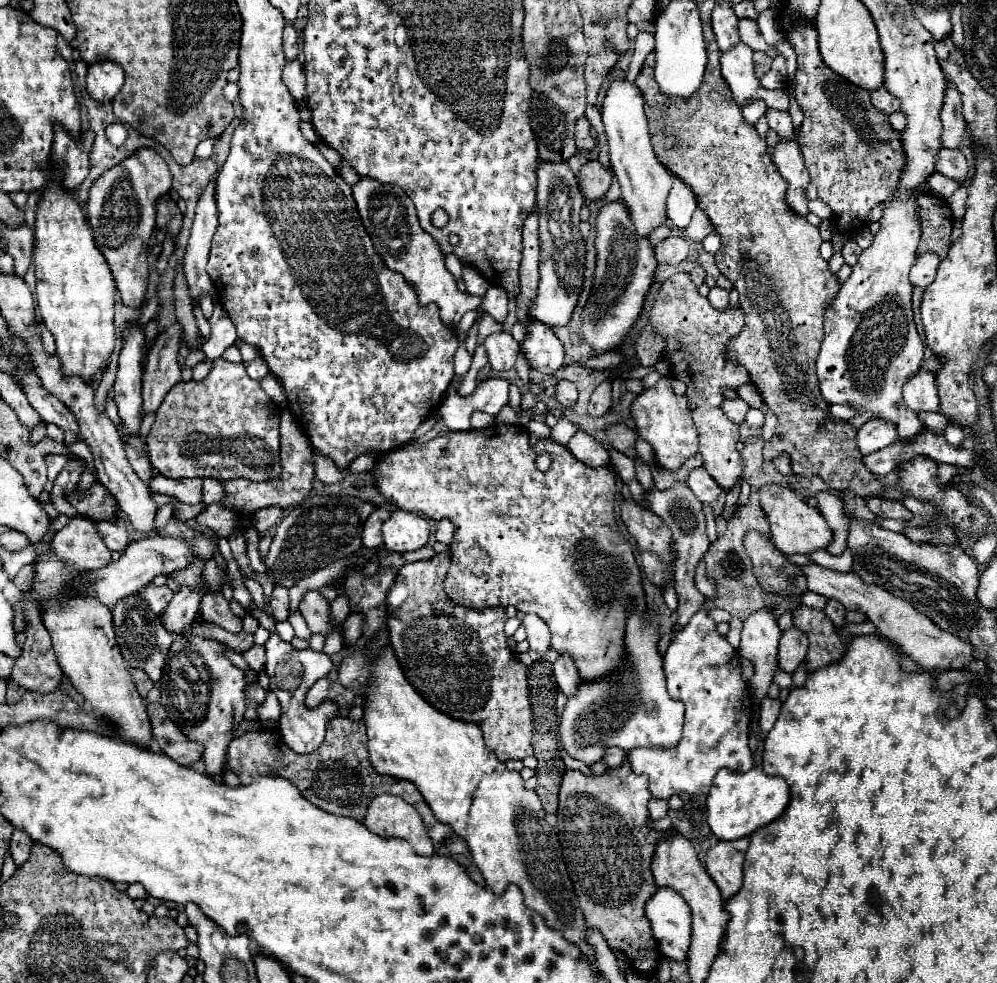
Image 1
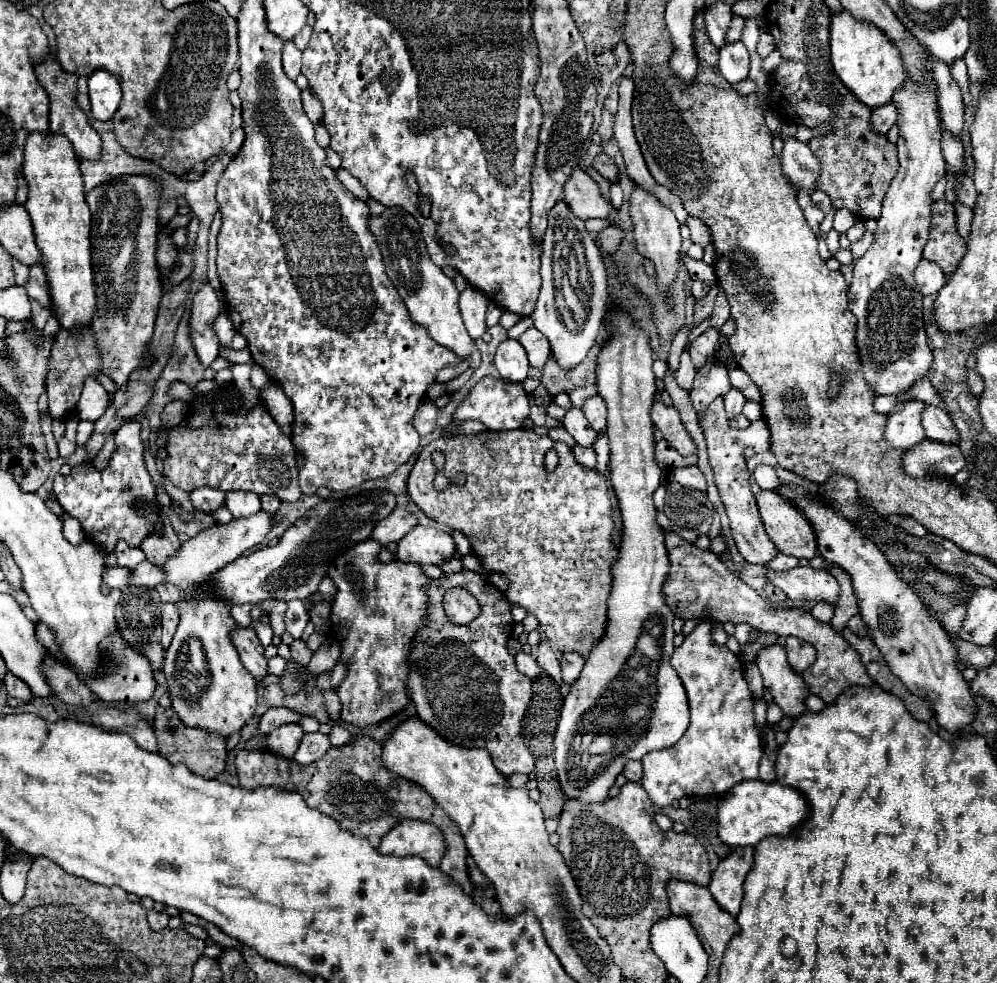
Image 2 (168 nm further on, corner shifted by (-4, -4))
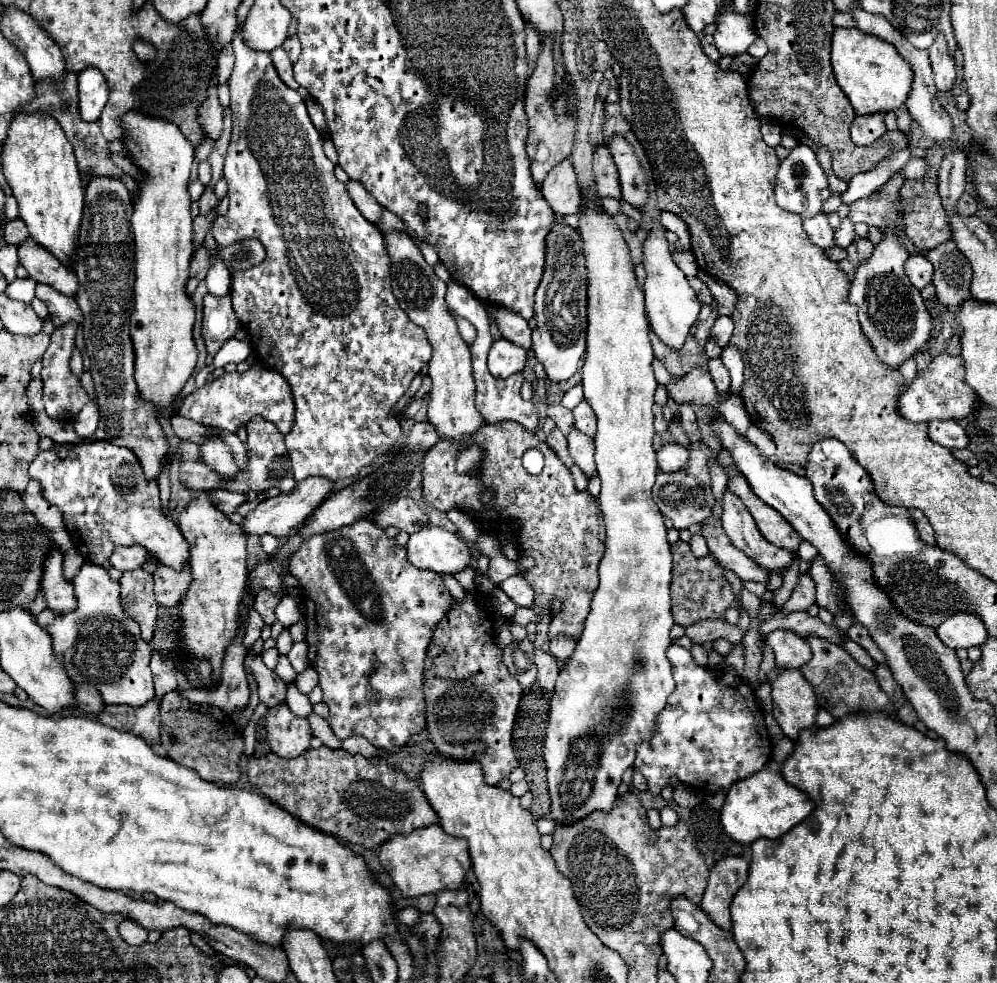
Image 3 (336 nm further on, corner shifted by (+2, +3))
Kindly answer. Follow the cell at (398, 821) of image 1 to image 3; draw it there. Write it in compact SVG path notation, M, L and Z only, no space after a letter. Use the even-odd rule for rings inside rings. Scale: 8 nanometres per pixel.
M427 825L415 829L407 835L391 835L379 851L379 861L385 871L393 877L397 889L405 897L421 897L439 889L459 887L463 883L467 869L471 867L471 859L467 855L465 839L457 839L447 835L441 825Z

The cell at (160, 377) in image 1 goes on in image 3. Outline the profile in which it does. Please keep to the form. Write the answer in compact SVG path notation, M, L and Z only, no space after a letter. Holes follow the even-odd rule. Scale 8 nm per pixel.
M203 297L203 341L209 355L214 356L221 343L229 337L235 337L235 331L241 327L233 307L231 297Z

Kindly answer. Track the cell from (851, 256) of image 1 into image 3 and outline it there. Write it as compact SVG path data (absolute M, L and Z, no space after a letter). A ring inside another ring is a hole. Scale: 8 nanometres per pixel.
M849 219L841 221L841 227L835 231L835 247L843 247L847 249L855 239L855 229L853 229L853 223Z

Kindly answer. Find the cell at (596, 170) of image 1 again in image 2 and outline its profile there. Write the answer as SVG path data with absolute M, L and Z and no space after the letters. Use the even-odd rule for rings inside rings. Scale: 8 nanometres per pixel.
M579 166L573 168L569 180L565 182L561 200L581 220L607 218L609 212L613 210L611 202L601 196L599 186L593 182L593 178L583 168L579 168Z

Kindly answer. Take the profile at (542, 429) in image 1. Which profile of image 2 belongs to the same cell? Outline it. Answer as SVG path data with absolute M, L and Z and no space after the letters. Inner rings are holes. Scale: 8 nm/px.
M563 426L552 428L548 431L548 436L555 442L565 442L569 448L576 445L573 437L565 430Z

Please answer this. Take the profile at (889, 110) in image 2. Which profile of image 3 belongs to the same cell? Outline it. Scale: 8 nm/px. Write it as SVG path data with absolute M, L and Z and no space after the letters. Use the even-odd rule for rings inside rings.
M883 113L857 115L851 125L851 139L855 145L871 145L875 143L887 129L883 123Z

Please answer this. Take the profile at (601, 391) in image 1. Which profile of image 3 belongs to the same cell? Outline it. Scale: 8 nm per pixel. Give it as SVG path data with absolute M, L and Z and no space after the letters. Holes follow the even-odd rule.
M583 399L583 401L573 409L573 417L575 417L575 427L577 427L579 431L583 431L583 433L589 435L589 437L595 435L597 417L595 417L591 405L587 403L587 399Z

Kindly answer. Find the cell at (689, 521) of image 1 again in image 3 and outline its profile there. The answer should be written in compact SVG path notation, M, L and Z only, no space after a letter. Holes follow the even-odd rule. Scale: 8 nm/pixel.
M681 403L679 409L681 409L681 421L683 421L685 433L693 443L689 465L687 465L687 469L677 471L677 473L657 473L657 481L653 487L653 499L659 507L659 511L673 521L673 527L677 531L689 529L695 523L703 523L711 515L711 507L715 503L713 493L711 493L711 479L709 479L709 471L707 471L707 455L705 455L709 451L707 451L707 447L705 449L701 447L703 439L701 439L699 427L697 427L697 415L689 403Z

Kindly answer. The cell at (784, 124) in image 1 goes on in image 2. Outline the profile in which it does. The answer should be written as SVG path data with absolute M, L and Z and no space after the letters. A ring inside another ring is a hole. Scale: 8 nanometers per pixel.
M797 138L785 140L785 148L781 154L781 168L785 178L791 182L795 190L807 190L809 194L817 188L817 174L821 164L817 162L817 156L809 150L807 144L799 142Z

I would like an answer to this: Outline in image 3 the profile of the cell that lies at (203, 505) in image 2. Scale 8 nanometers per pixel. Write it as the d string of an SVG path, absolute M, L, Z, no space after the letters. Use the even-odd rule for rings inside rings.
M211 489L209 491L209 499L223 513L233 513L237 509L237 505L245 503L245 495L233 493L233 491L225 491L225 489Z

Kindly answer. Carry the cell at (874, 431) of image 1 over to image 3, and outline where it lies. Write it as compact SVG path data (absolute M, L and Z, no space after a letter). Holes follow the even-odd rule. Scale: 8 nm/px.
M941 353L933 359L933 363L915 377L911 387L899 397L897 413L905 421L931 421L931 419L961 419L973 413L977 395L965 383L965 367L961 357L951 357L949 353Z

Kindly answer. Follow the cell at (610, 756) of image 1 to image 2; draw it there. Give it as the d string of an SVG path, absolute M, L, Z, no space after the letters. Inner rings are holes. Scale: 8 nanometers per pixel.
M629 760L629 762L625 764L625 770L623 770L623 774L625 774L625 778L627 778L627 780L641 782L641 778L643 778L643 766L641 766L641 762Z

